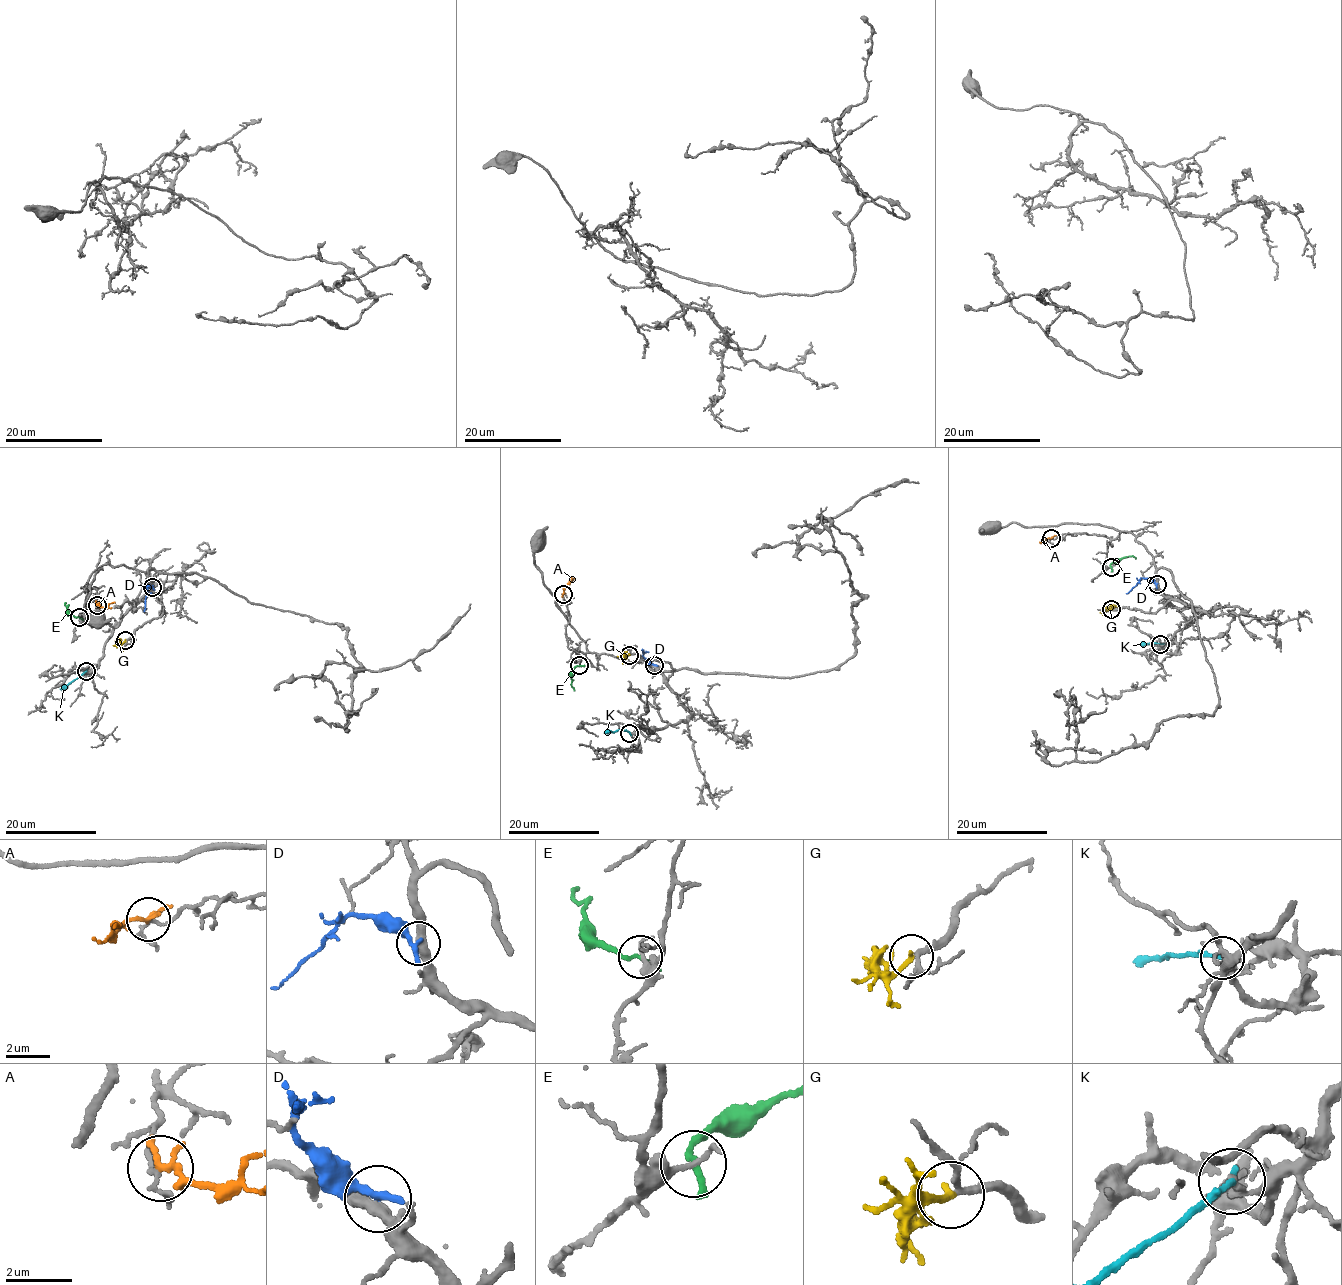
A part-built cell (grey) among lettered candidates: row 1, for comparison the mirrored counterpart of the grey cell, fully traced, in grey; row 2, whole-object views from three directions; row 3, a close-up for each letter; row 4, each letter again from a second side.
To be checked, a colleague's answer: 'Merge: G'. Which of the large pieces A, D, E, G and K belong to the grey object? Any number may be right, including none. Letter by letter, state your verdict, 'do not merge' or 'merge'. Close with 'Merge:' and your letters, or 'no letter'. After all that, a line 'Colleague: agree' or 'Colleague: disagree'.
A: do not merge
D: do not merge
E: do not merge
G: merge
K: do not merge
Merge: G
Colleague: agree

